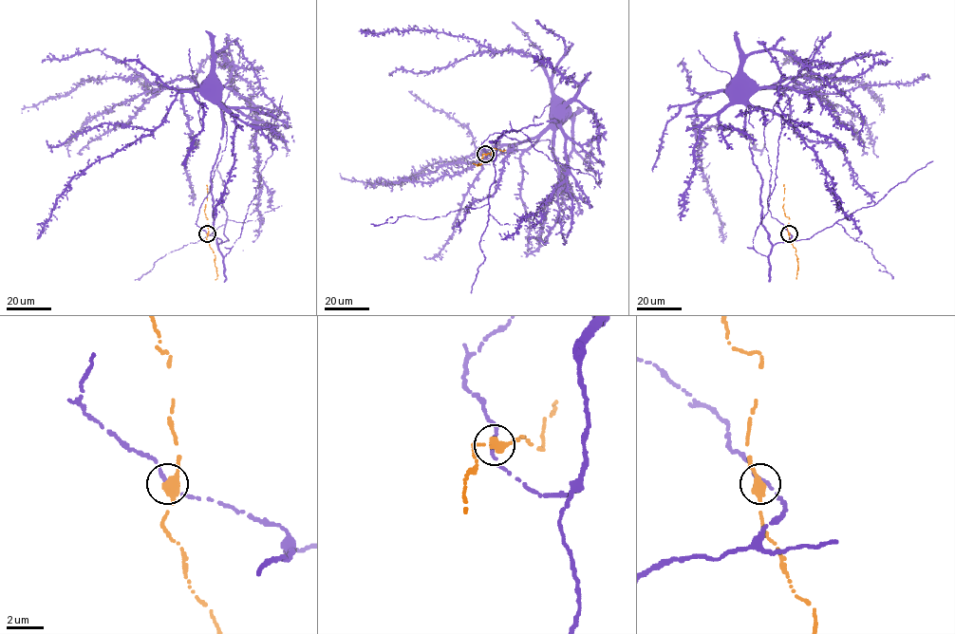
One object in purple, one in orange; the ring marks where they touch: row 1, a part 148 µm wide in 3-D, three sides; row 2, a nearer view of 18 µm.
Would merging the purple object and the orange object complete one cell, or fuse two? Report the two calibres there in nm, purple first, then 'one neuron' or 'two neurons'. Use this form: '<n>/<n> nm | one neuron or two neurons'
200/600 nm | one neuron

